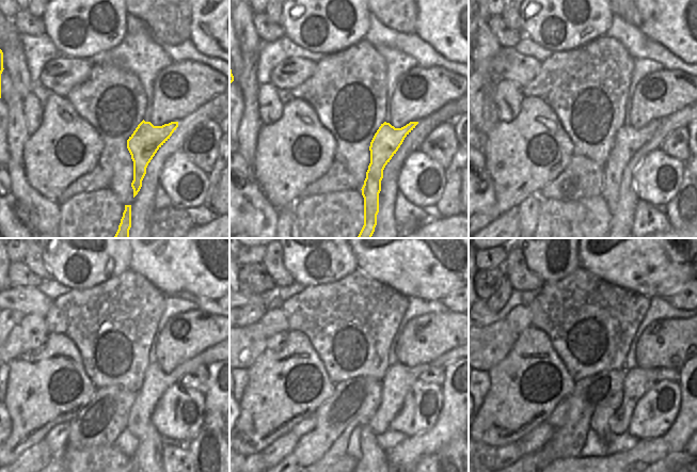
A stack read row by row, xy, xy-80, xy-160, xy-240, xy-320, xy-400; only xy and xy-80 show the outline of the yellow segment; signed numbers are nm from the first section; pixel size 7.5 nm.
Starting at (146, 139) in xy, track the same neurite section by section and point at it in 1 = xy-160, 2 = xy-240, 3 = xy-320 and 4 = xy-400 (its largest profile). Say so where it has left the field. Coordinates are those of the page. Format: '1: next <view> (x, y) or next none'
1: next xy-160 (628, 140)
2: next xy-240 (156, 380)
3: next xy-320 (398, 379)
4: next xy-400 (637, 381)

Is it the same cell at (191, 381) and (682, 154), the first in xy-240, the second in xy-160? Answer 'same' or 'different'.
same

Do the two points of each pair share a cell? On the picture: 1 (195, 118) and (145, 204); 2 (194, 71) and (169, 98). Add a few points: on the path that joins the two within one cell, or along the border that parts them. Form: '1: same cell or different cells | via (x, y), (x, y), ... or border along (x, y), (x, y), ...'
1: same cell | via (177, 139), (159, 158), (149, 183)
2: same cell | via (187, 78), (184, 79), (184, 84), (176, 92)

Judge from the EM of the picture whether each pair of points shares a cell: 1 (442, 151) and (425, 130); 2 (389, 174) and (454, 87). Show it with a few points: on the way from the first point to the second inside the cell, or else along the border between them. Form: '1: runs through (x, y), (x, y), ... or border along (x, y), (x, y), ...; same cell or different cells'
1: border along (450, 122), (440, 124), (418, 148); different cells
2: border along (457, 99), (445, 104), (418, 122); different cells

